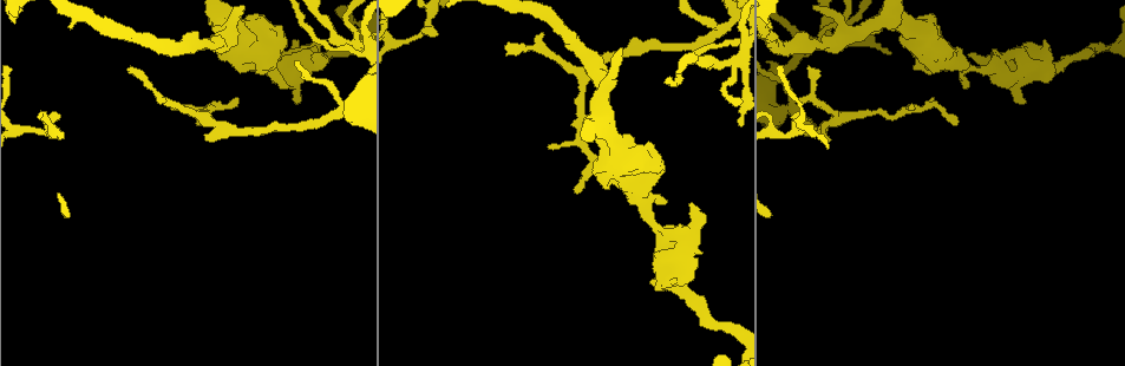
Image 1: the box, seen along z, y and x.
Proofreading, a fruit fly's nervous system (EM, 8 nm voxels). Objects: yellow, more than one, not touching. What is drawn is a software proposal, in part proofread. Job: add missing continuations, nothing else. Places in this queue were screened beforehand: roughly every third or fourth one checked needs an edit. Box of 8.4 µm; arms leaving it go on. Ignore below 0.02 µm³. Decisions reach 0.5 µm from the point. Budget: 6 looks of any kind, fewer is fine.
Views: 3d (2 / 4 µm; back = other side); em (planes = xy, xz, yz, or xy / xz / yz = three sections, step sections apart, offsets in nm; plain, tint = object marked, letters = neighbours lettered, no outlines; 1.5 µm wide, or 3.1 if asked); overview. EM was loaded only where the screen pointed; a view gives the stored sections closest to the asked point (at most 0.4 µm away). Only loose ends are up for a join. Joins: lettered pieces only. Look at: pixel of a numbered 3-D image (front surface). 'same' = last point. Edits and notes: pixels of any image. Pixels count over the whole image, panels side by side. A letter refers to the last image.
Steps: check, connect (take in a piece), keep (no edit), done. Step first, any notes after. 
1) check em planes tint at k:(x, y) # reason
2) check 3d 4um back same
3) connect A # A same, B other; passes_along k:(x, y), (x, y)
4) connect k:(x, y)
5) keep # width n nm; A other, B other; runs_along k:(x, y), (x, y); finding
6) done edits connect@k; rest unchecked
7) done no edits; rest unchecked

check em planes tint at 1:(206, 140) # branch stops here

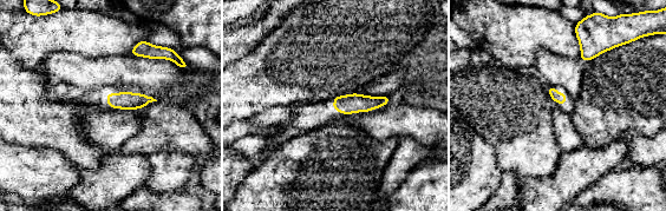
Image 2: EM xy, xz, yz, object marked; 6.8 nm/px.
check em planes letters same # see the neighbours

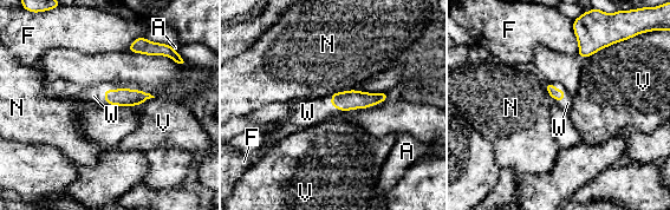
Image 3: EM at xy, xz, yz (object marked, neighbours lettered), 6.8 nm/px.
connect 3:(93, 96) # A other, F other, N other, V other, W same; passes_along 3:(123, 96), (108, 90), (93, 96); it goes on there

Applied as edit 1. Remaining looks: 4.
check overview

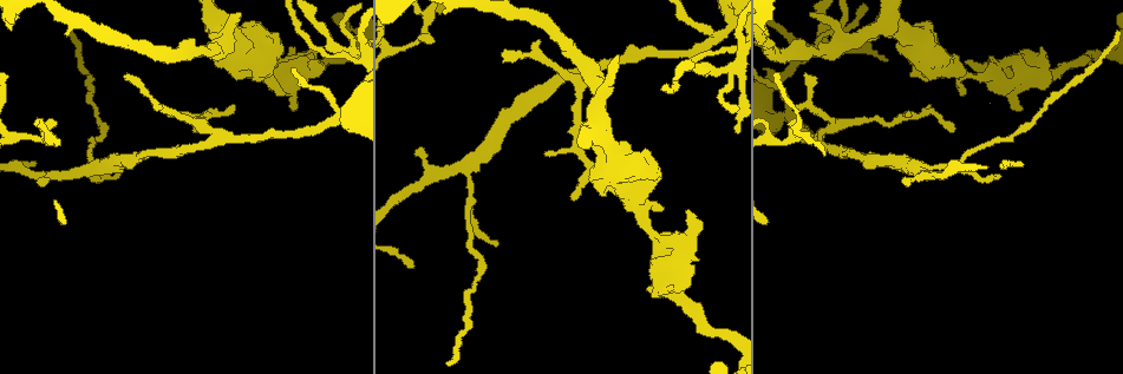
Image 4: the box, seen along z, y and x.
check 3d 2um at 4:(948, 130) # tapers out

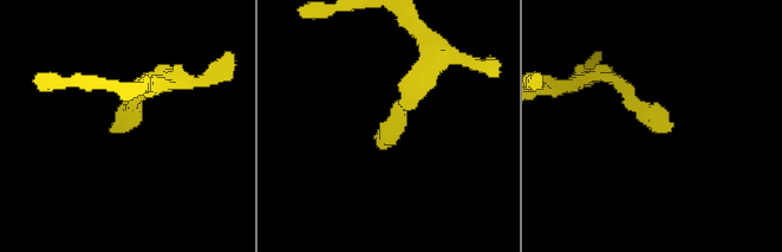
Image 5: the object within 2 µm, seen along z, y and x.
check em xz step 8 tint at 5:(657, 133)

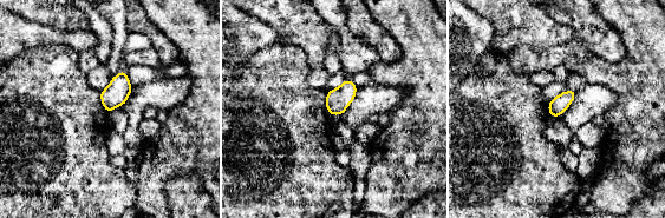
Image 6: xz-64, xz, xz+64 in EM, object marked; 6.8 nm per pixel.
check em planes letters same

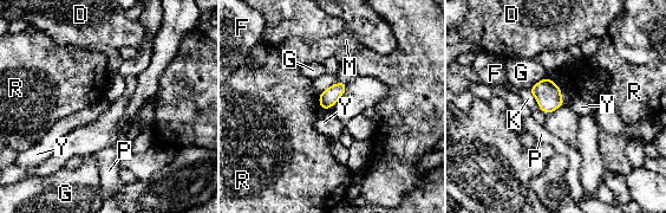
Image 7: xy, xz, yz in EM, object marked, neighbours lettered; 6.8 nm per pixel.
keep # D other, F other, G other, K other, M other, P other, R other, Y other; border 7:(528, 90), (539, 107); none of them fits

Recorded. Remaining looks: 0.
done edits connect@3; rest unchecked

